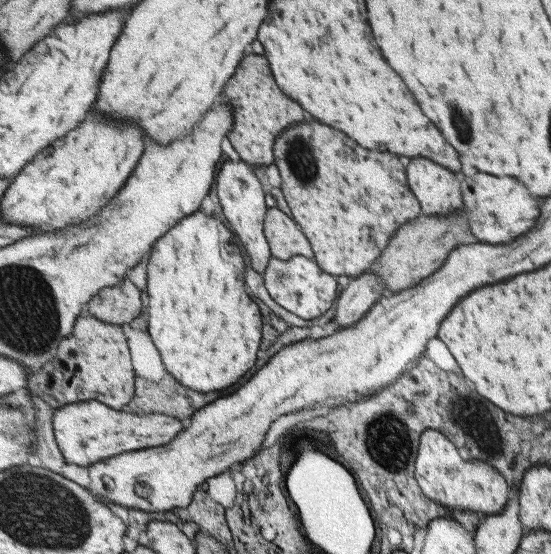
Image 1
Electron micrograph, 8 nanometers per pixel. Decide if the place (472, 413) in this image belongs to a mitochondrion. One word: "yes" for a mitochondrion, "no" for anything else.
yes

